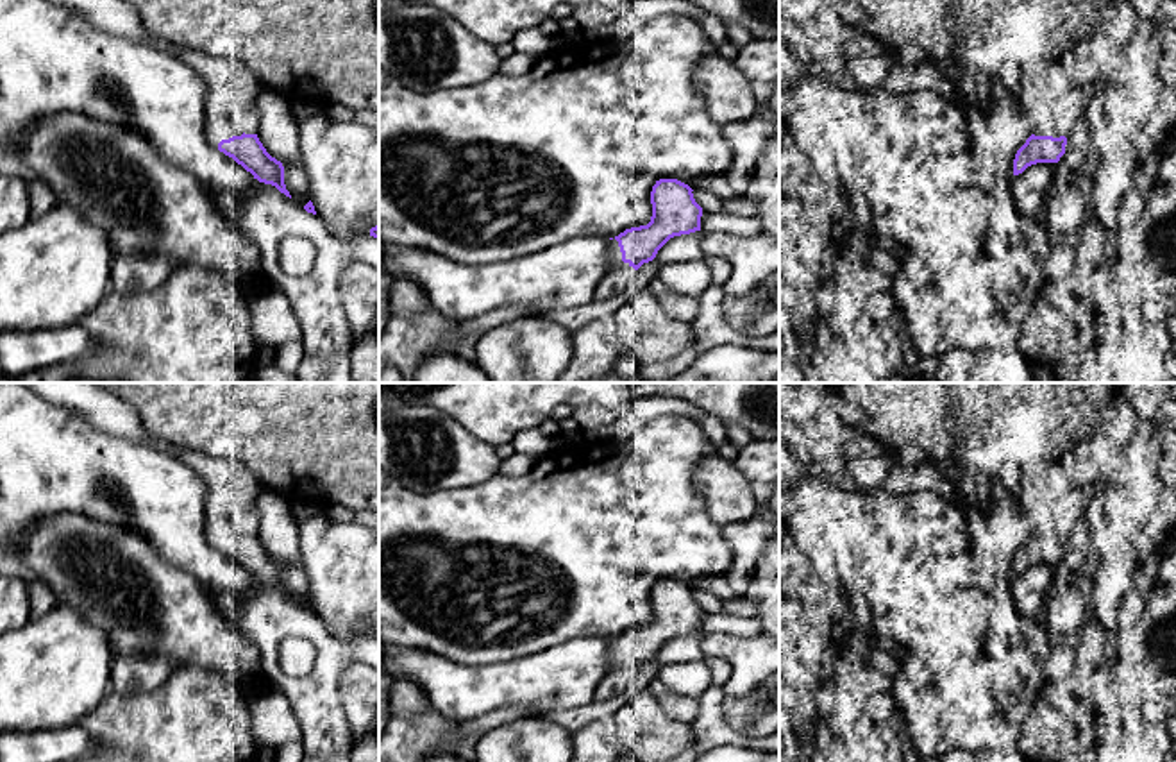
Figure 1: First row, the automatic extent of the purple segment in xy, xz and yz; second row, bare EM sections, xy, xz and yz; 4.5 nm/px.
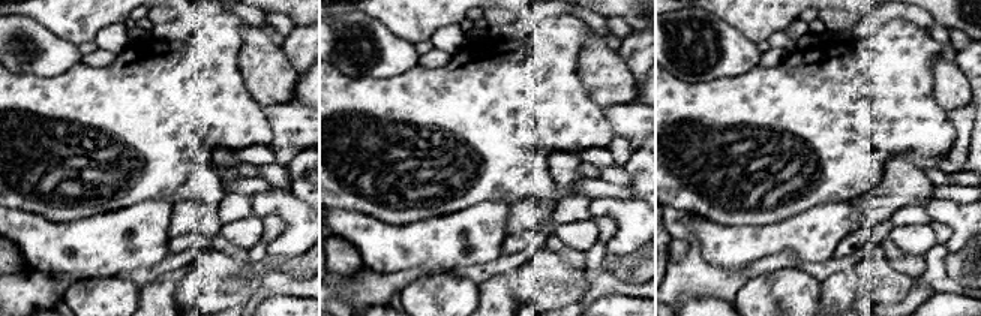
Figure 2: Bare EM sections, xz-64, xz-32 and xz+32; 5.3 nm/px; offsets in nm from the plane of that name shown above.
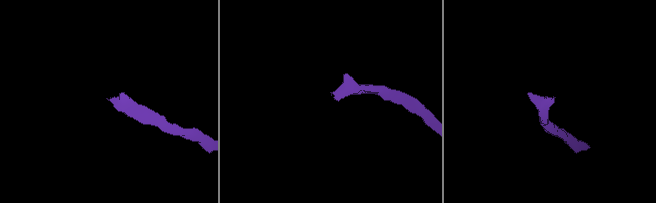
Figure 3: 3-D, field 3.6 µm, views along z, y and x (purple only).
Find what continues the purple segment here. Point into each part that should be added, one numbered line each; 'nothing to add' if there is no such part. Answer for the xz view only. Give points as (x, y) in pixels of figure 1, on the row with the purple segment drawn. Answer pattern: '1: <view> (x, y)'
1: xz (615, 256)

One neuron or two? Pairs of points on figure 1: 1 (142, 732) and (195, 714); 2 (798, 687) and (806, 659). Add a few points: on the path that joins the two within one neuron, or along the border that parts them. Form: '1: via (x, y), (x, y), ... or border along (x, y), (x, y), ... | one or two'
1: via (154, 732), (177, 732), (183, 727) | one
2: via (798, 680), (799, 666) | one

